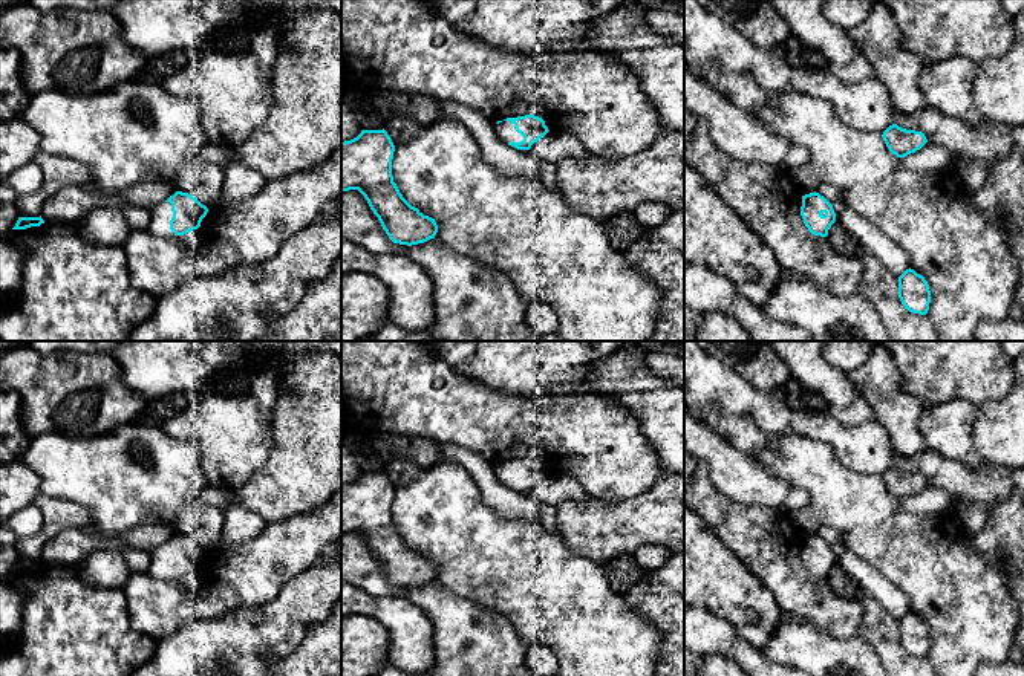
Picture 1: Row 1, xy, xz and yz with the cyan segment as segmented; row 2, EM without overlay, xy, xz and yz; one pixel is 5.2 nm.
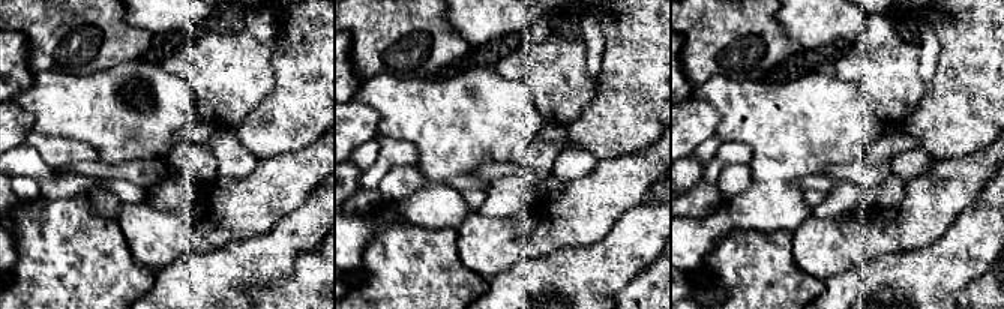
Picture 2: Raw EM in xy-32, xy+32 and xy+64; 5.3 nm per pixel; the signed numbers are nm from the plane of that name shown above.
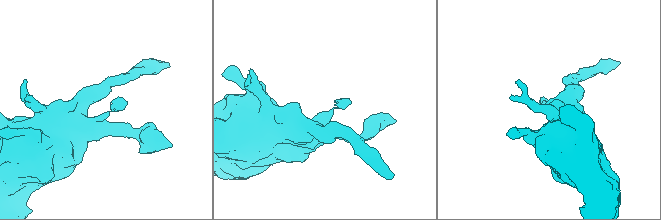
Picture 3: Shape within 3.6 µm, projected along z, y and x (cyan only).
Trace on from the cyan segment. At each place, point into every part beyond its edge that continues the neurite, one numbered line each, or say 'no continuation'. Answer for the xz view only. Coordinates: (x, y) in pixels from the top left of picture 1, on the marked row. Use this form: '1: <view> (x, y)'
1: xz (505, 130)

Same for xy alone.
1: xy (161, 214)

